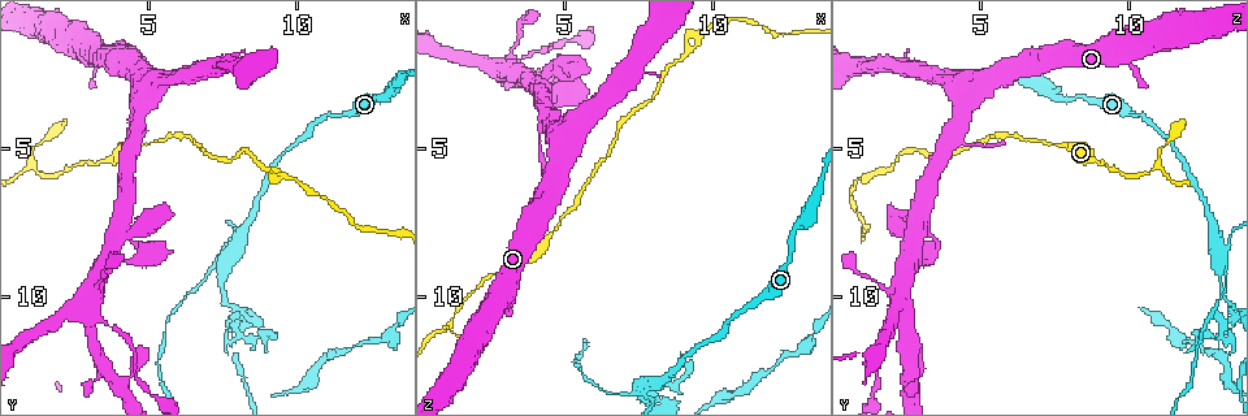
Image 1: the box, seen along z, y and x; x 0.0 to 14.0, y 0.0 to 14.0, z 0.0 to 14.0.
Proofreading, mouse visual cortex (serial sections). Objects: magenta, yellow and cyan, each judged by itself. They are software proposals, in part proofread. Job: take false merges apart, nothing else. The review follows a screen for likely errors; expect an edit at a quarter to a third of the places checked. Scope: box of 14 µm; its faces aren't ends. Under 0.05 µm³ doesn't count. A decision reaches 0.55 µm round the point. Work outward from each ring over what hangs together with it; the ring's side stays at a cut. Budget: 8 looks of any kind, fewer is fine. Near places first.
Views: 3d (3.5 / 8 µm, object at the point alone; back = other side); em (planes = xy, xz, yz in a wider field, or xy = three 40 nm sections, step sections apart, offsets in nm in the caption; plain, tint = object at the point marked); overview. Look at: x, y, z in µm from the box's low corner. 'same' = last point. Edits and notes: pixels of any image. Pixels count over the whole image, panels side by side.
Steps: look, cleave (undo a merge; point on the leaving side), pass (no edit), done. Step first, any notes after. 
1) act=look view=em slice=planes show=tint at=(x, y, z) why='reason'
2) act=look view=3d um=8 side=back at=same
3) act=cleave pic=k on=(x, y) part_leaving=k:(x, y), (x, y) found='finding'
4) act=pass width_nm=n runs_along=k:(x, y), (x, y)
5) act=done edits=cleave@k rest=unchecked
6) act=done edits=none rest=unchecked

act=look view=3d um=8 at=(9.1, 5.9, 1.1) why='abrupt turn'

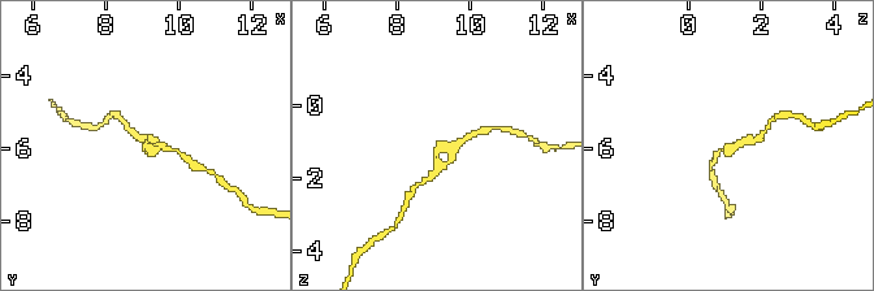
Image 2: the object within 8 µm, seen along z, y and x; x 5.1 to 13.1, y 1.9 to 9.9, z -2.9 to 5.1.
act=look view=3d um=3.5 at=(9.2, 6.0, 1.2) why='zoom in'

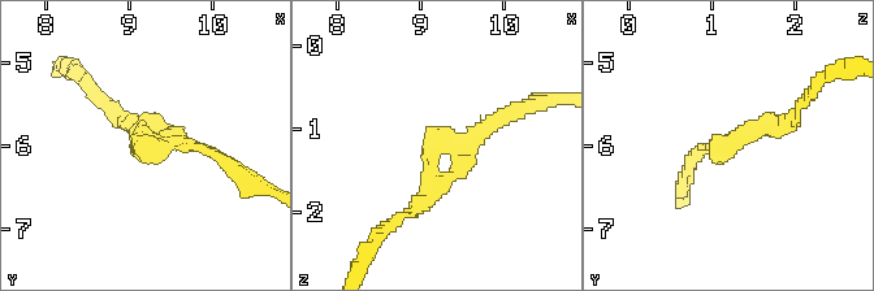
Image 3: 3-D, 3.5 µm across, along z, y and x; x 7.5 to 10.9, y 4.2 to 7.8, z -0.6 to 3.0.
act=look view=em slice=xy step=5 show=tint at=(9.15, 6.00, 1.20) arm_widths_nm=150,200

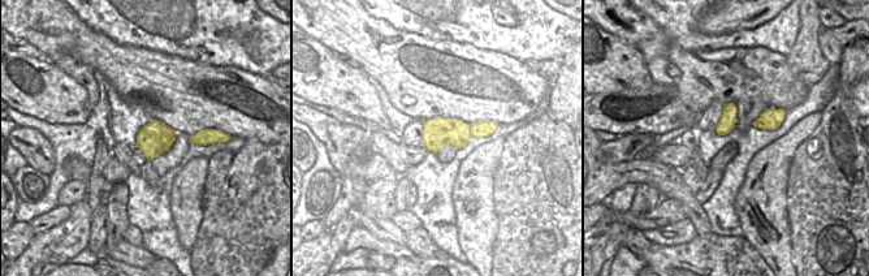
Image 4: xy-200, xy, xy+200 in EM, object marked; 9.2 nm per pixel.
act=pass runs_along=3:(412, 213), (432, 147), (511, 111) found='all the same cell'

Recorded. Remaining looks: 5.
act=look view=3d um=3.5 at=(7.5, 8.7, 13.0) why='a fork'

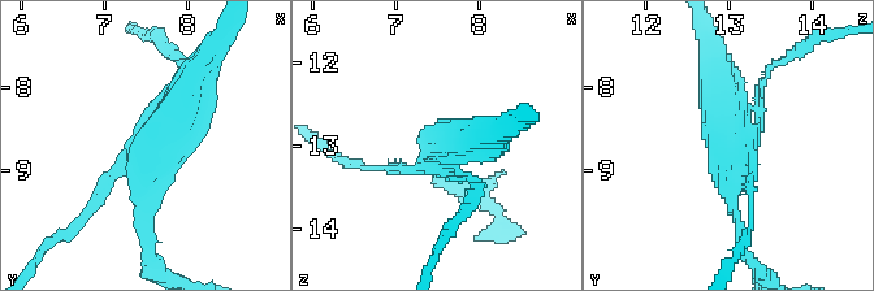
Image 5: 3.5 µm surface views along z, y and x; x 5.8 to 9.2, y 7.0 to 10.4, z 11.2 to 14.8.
act=look view=em slice=xy step=1 show=tint at=(7.55, 8.80, 13.05)

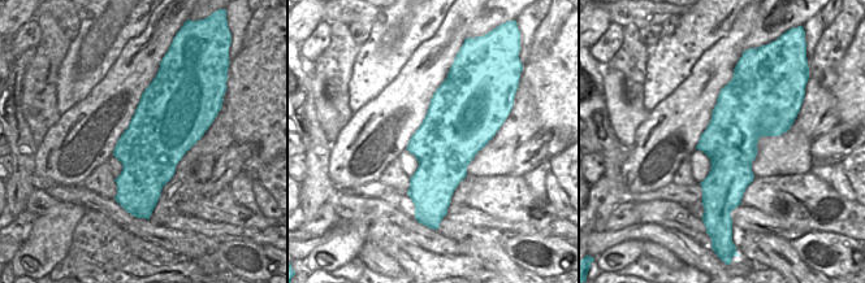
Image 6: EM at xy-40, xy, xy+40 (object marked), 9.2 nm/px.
act=cleave pic=5 on=(95, 203) arms=3 part_leaving=5:(122, 166), (82, 218), (42, 250) found='a second cell is stuck on'

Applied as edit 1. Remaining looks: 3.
act=look view=3d um=3.5 at=(7.9, 10.9, 13.2) why='sharp bend'

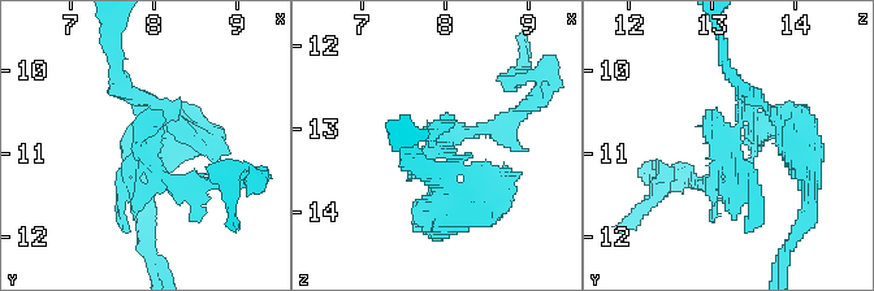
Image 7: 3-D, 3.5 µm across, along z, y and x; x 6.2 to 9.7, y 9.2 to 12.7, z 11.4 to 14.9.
act=look view=em slice=planes show=tint at=(7.85, 10.95, 13.20) why='now the EM'

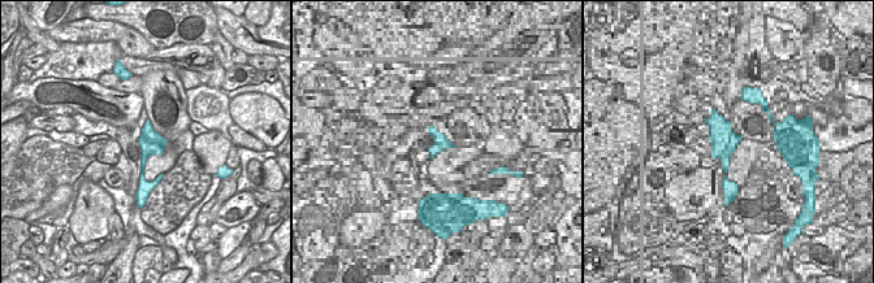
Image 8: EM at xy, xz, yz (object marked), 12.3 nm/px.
act=look view=em slice=xy step=1 show=tint at=same

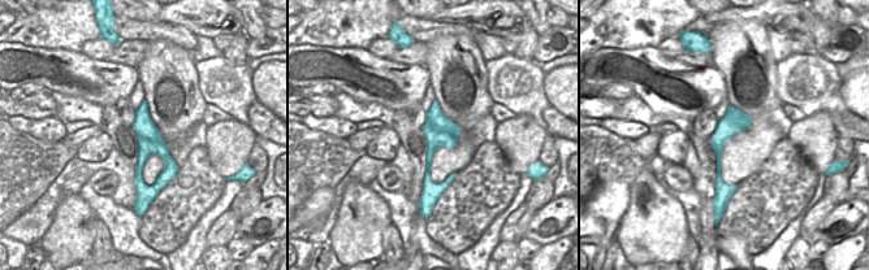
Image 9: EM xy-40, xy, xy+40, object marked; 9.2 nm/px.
act=cleave pic=7 on=(730, 157) part_leaving=7:(743, 122), (706, 182) found='a second cell is stuck on'

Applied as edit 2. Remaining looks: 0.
act=done edits=cleave@5,cleave@7 rest=unchecked

